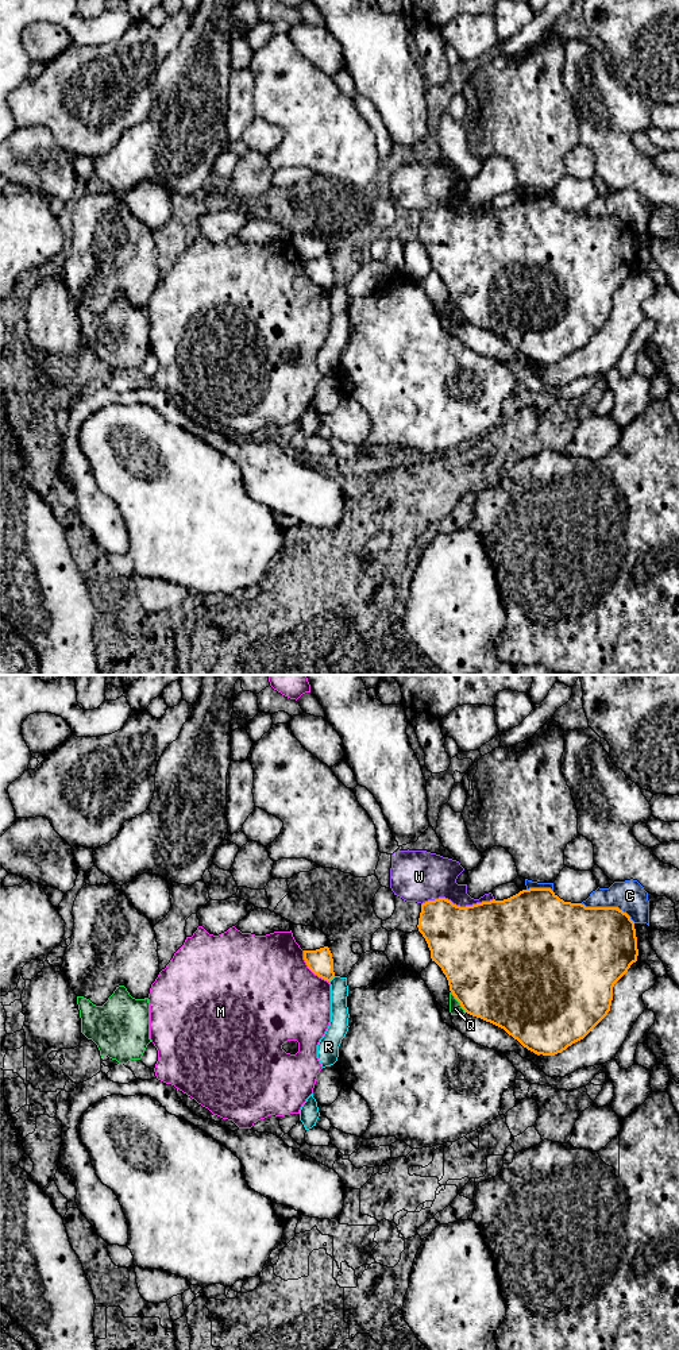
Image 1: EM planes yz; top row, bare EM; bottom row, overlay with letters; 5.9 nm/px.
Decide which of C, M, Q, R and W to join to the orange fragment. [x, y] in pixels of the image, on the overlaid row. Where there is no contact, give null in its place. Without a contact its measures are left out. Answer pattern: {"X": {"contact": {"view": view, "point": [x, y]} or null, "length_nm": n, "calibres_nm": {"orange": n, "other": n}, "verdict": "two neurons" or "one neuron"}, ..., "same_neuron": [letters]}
{"C": {"contact": {"view": "yz", "point": [608, 907]}, "length_nm": 340, "calibres_nm": {"orange": 480, "other": 190}, "verdict": "two neurons"}, "M": {"contact": {"view": "yz", "point": [311, 969]}, "length_nm": 240, "calibres_nm": {"orange": 150, "other": 500}, "verdict": "two neurons"}, "Q": {"contact": {"view": "yz", "point": [458, 1001]}, "length_nm": 160, "calibres_nm": {"orange": 500, "other": 80}, "verdict": "two neurons"}, "R": {"contact": {"view": "yz", "point": [332, 978]}, "length_nm": 50, "calibres_nm": {"orange": 150, "other": 110}, "verdict": "two neurons"}, "W": {"contact": {"view": "yz", "point": [456, 906]}, "length_nm": 440, "calibres_nm": {"orange": 460, "other": 280}, "verdict": "two neurons"}, "same_neuron": []}

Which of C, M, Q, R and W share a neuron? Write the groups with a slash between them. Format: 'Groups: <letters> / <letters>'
Groups: C / M / Q / R / W

